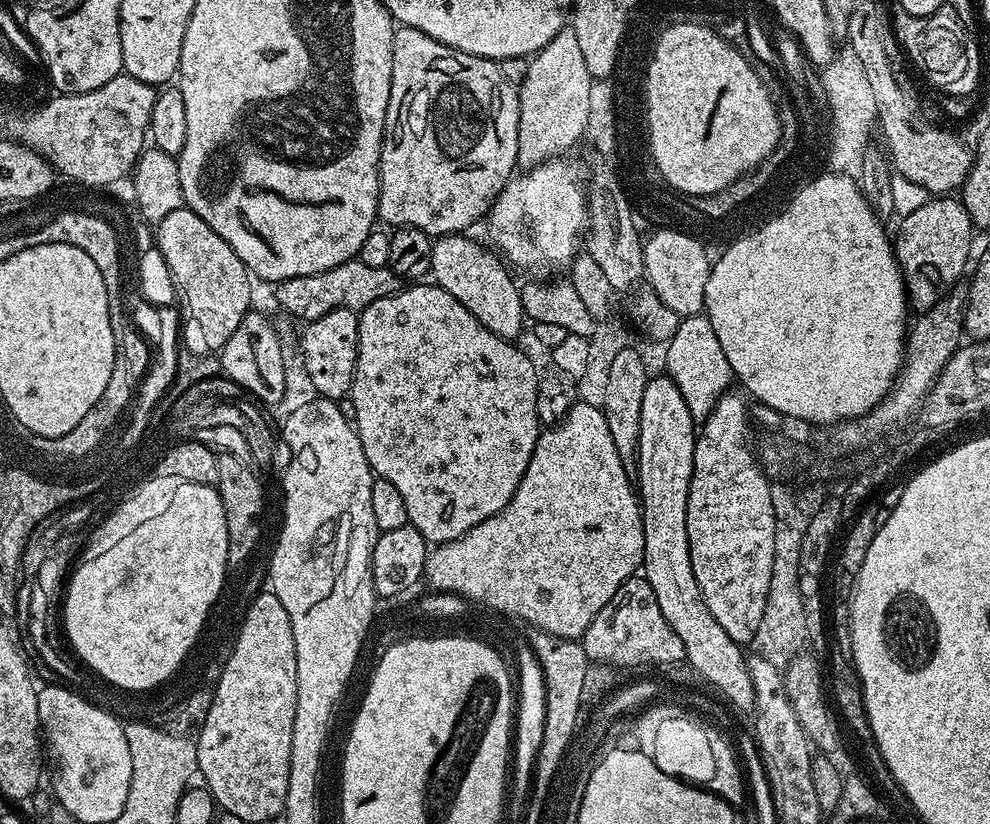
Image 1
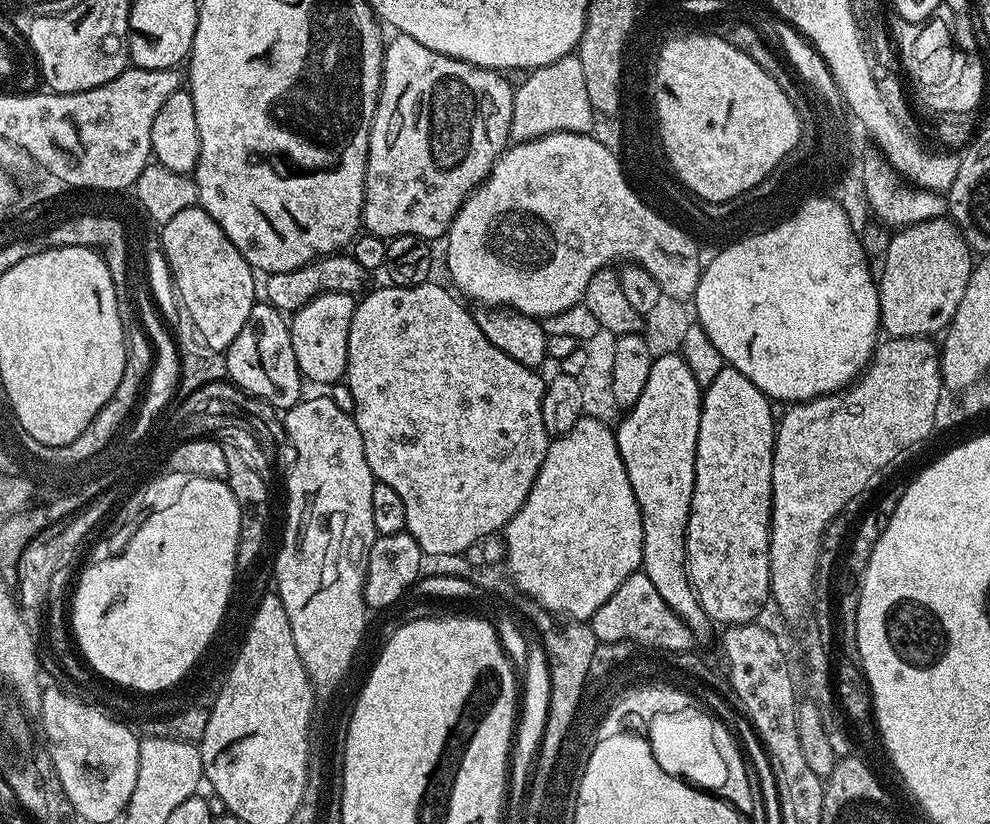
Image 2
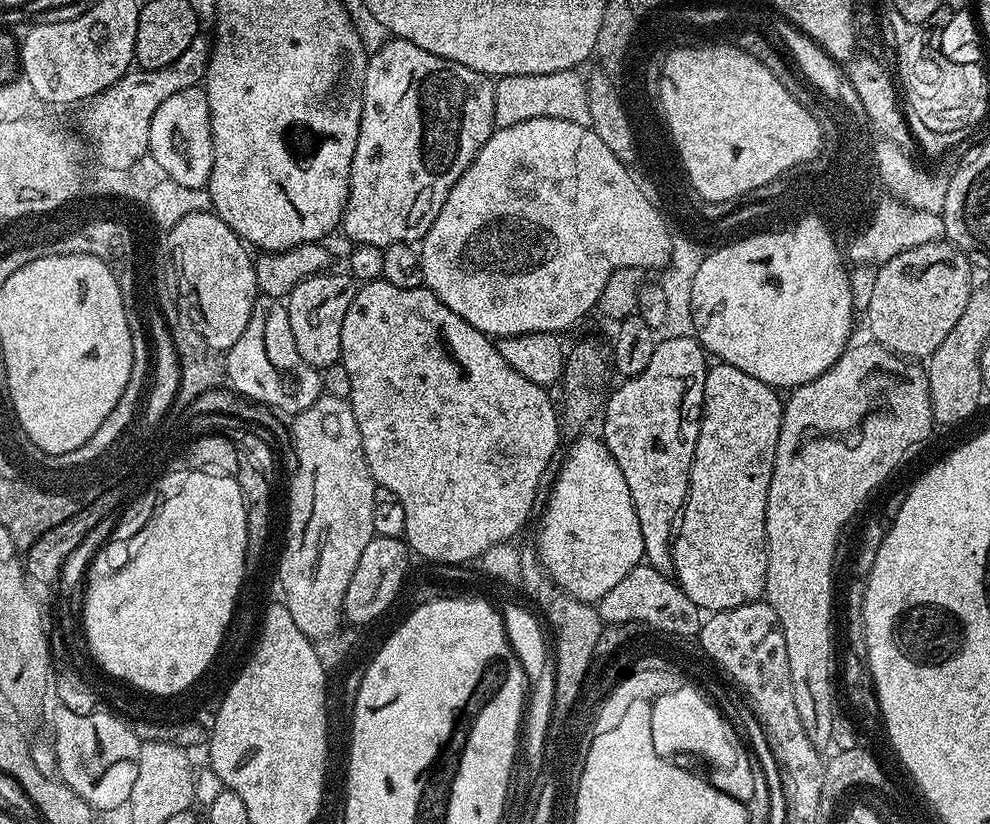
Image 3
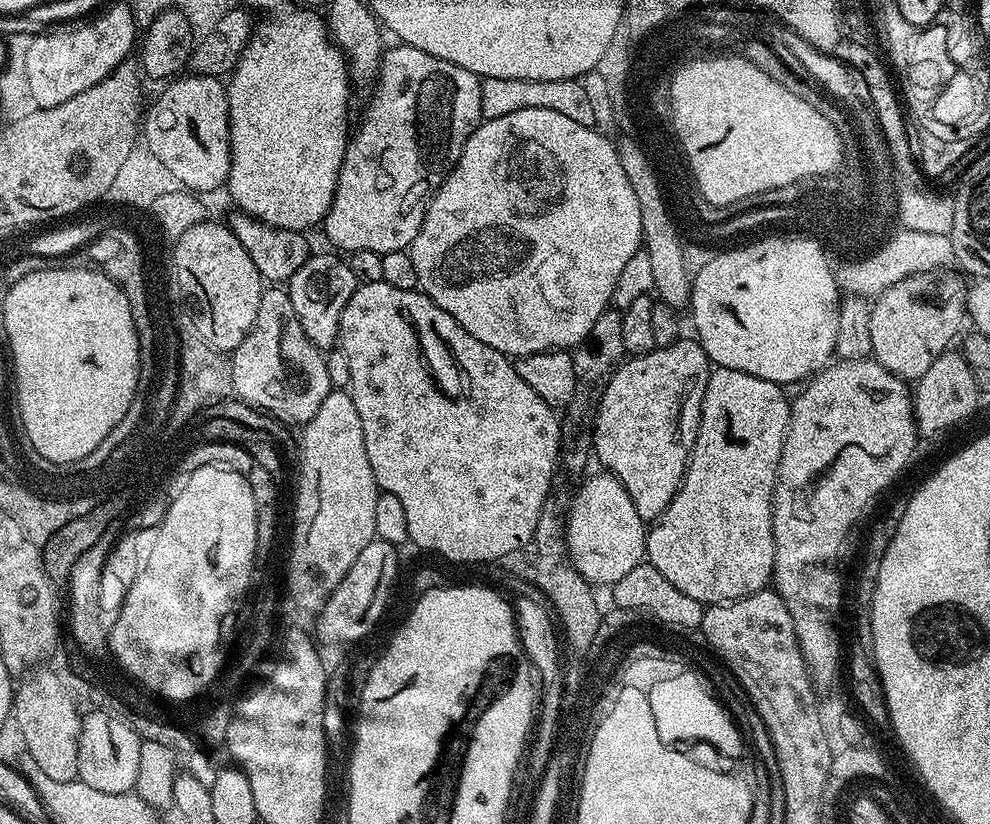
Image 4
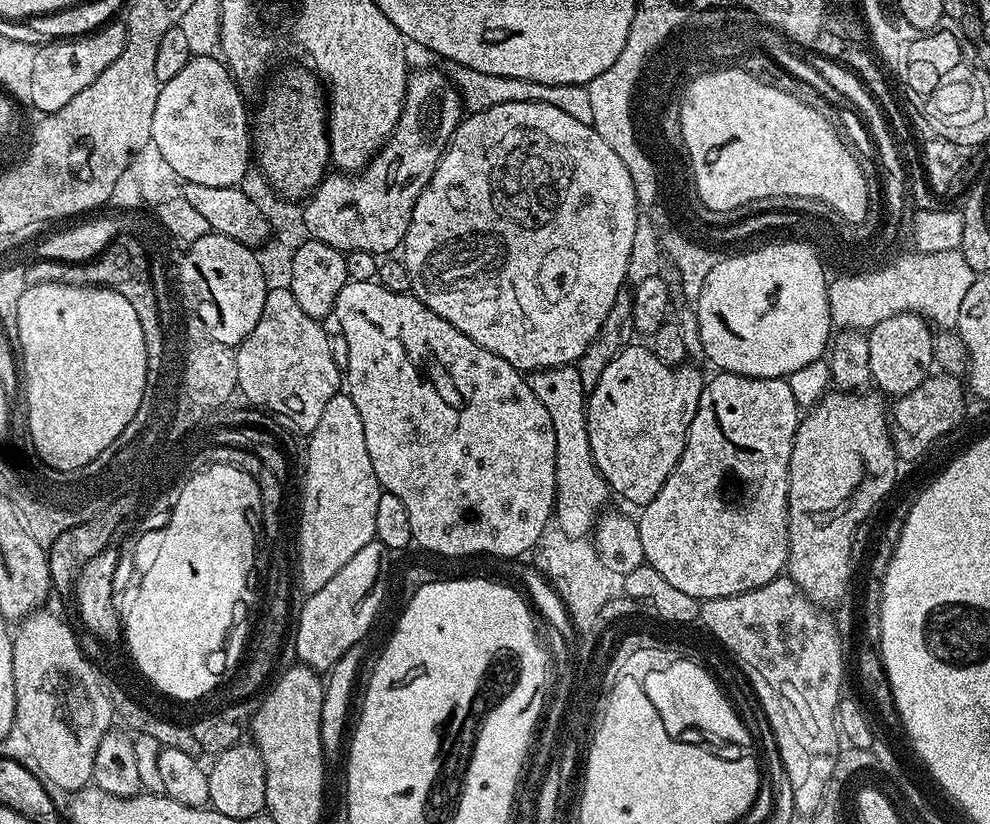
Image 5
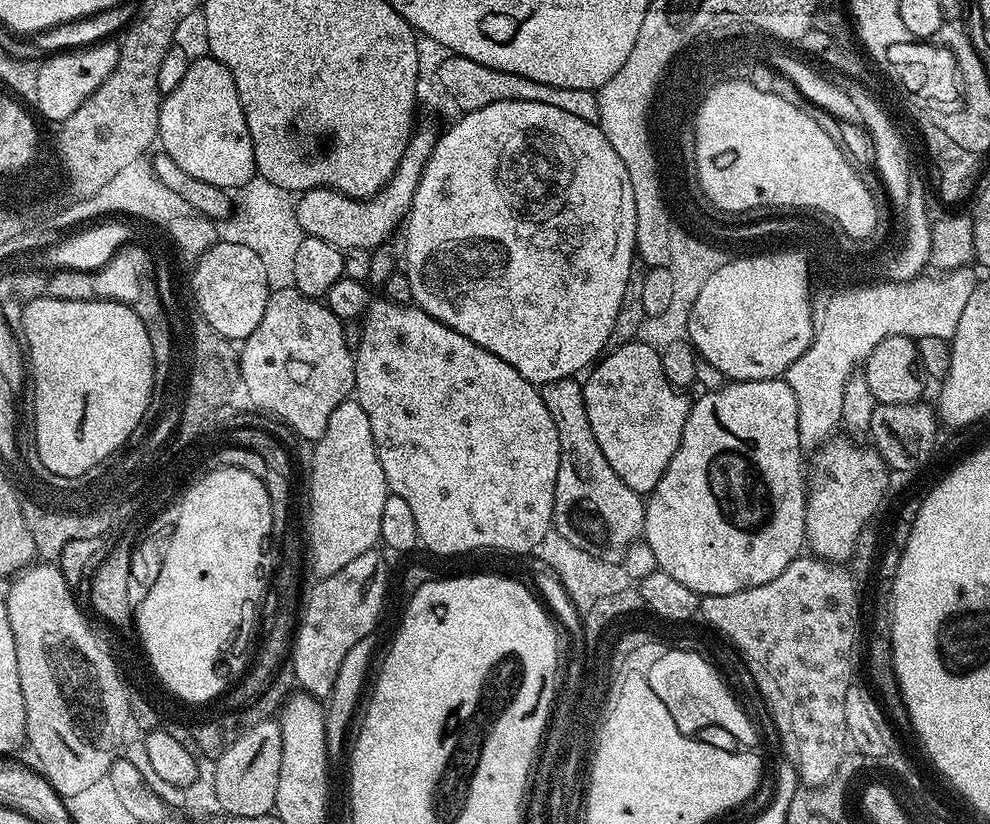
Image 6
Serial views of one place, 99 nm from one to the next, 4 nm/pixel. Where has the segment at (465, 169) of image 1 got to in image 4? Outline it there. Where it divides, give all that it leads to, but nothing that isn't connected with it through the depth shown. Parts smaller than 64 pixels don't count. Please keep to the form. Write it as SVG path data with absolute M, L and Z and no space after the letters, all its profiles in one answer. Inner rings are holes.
M397 43L395 47L381 55L372 101L364 112L360 129L357 132L355 129L349 139L334 196L322 221L325 238L344 254L358 250L383 254L411 249L432 194L456 165L470 134L482 120L481 77L409 44Z

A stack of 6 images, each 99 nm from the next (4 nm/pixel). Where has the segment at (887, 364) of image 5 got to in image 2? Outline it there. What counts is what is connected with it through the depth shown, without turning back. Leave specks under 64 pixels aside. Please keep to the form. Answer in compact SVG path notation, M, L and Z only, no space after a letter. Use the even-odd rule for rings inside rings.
M939 216L893 231L882 264L884 269L878 272L878 287L883 331L889 337L932 338L947 329L958 310L958 302L962 302L962 294L966 294L966 282L970 282L974 267L974 253L956 223Z

